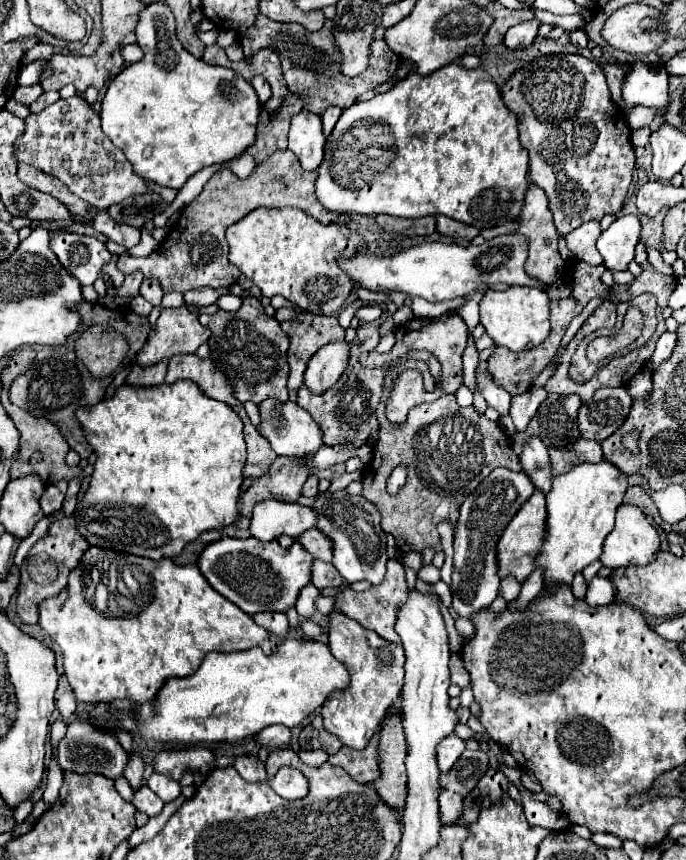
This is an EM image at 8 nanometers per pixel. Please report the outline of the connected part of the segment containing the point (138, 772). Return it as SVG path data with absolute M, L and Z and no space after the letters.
M133 753L129 757L129 763L127 763L127 771L125 771L125 777L129 781L129 785L133 787L133 791L137 791L141 785L143 785L143 761L137 753Z

